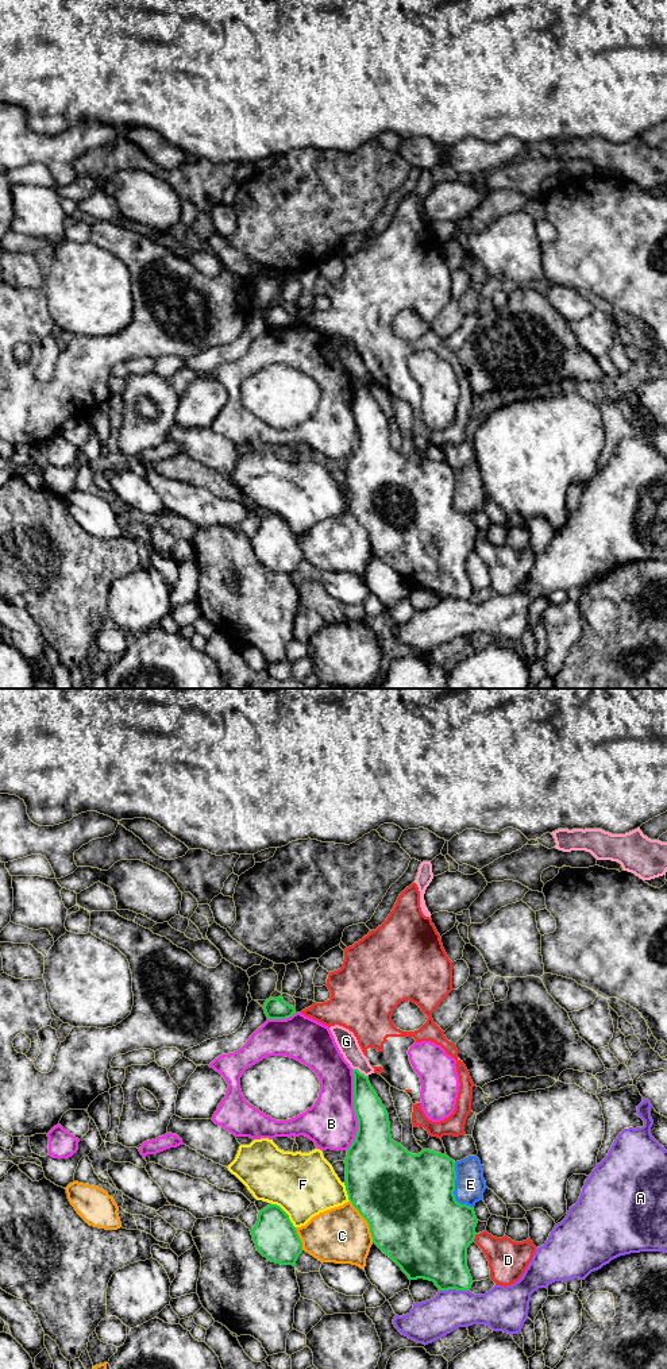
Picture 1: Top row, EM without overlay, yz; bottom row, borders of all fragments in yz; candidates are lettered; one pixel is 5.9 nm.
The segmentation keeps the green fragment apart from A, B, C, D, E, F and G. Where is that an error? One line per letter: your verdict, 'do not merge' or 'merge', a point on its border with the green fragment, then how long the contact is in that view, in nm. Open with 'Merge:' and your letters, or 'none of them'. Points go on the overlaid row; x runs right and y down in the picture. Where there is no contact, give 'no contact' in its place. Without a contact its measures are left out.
Merge: none of them
A: do not merge; meets green in yz at (454, 1288); contact 180 nm long
B: do not merge; meets green in yz at (354, 1110); contact 480 nm long
C: do not merge; meets green in yz at (366, 1219); contact 280 nm long
D: do not merge; meets green in yz at (474, 1238); contact 50 nm long
E: do not merge; meets green in yz at (454, 1190); contact 300 nm long
F: do not merge; meets green in yz at (285, 1213); contact 220 nm long
G: do not merge; meets green in yz at (359, 1072); contact 110 nm long

